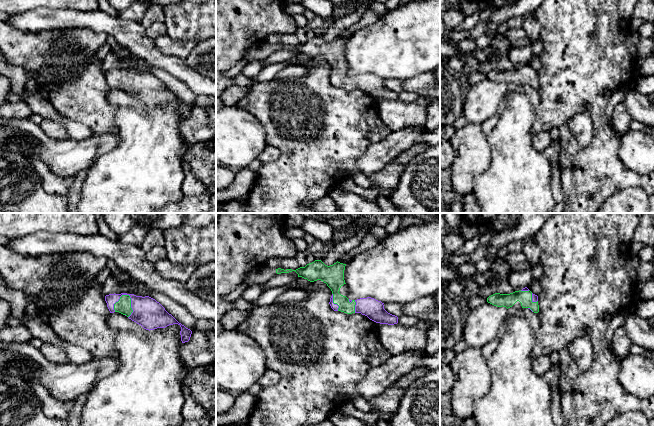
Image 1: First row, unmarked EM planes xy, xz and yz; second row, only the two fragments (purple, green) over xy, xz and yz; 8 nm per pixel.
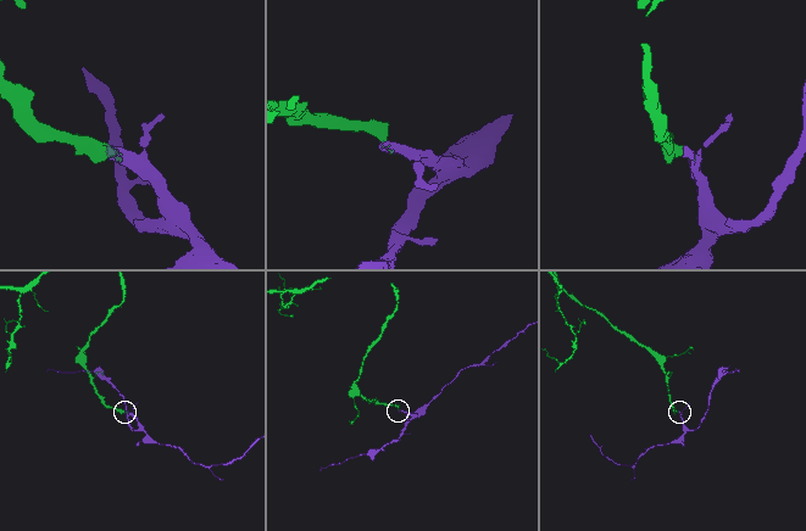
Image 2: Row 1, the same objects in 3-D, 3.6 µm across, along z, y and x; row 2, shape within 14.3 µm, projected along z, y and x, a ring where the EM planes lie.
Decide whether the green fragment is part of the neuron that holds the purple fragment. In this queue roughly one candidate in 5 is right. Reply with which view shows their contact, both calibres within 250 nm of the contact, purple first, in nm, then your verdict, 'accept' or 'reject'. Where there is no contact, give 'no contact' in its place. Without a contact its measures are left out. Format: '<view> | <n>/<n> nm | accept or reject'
xy | 240/120 nm | accept

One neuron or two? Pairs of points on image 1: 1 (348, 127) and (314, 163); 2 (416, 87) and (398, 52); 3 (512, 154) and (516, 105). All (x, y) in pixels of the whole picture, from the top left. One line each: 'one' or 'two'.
1: one
2: two
3: one

